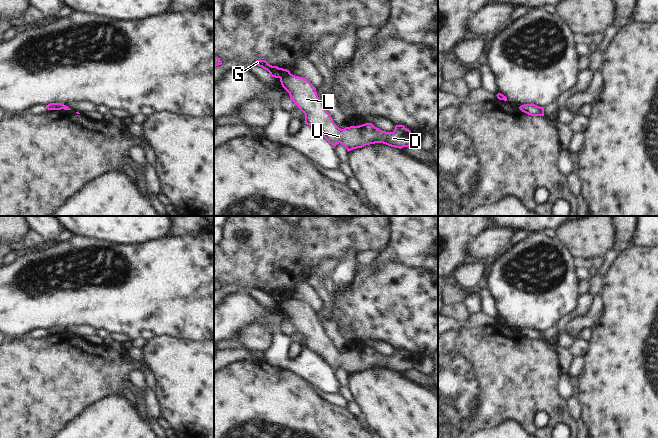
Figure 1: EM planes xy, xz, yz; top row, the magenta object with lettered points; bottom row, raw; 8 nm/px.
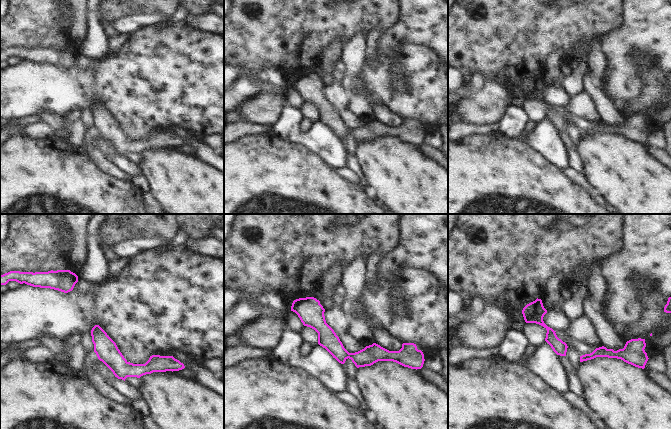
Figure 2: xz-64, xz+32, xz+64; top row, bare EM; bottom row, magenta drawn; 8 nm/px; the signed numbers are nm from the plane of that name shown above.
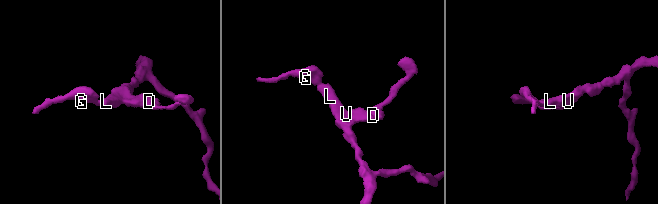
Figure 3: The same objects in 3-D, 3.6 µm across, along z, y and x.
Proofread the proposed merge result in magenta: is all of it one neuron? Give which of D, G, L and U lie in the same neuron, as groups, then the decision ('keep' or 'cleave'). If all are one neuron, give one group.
groups D L U / G; cleave

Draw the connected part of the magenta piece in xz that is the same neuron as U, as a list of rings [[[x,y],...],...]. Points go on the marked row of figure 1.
[[[289,74],[280,78],[290,99],[305,114],[305,124],[317,130],[331,145],[343,145],[347,151],[366,145],[383,143],[395,148],[409,147],[413,139],[404,125],[396,125],[393,132],[382,131],[372,123],[339,128],[320,101],[316,88],[305,78]]]

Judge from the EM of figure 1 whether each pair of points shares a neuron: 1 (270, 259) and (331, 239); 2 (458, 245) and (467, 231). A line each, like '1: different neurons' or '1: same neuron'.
1: same neuron
2: same neuron

